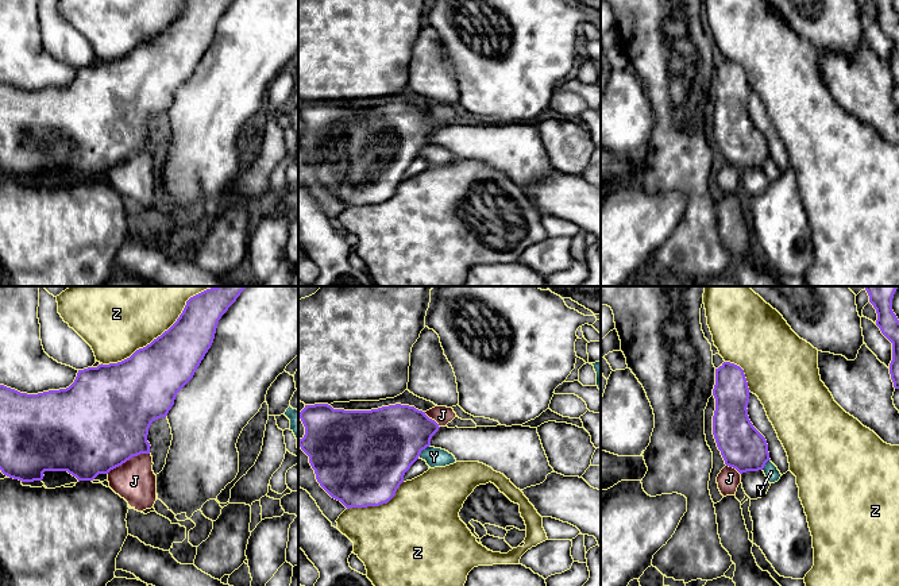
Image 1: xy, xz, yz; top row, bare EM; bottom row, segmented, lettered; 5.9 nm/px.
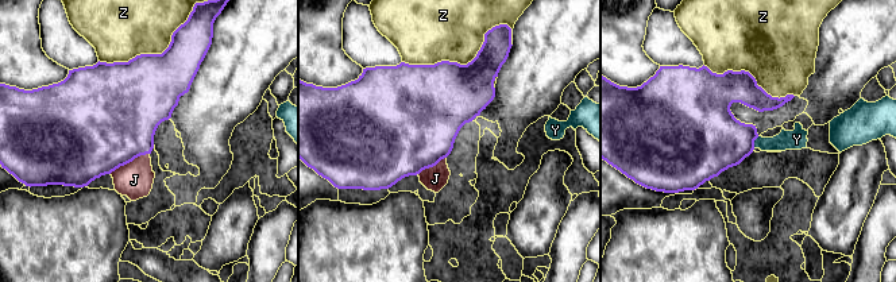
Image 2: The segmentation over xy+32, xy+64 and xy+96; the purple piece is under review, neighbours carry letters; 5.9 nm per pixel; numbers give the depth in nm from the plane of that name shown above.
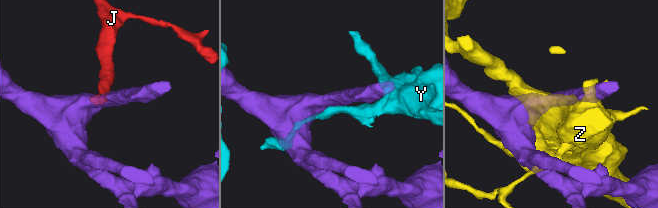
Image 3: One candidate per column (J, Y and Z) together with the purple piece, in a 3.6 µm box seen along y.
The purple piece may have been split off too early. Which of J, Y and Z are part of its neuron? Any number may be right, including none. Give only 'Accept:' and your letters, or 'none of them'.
Accept: J

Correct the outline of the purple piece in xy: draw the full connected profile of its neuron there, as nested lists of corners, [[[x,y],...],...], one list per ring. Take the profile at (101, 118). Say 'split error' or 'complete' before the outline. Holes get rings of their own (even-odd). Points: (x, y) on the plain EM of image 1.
split error; [[[186,0],[177,19],[150,42],[121,59],[78,68],[66,86],[27,92],[0,82],[1,170],[22,180],[42,178],[45,169],[67,169],[78,180],[107,171],[109,185],[131,205],[138,209],[151,207],[157,198],[157,173],[147,139],[148,126],[153,119],[167,113],[177,90],[193,76],[213,41],[219,18],[232,1]]]

